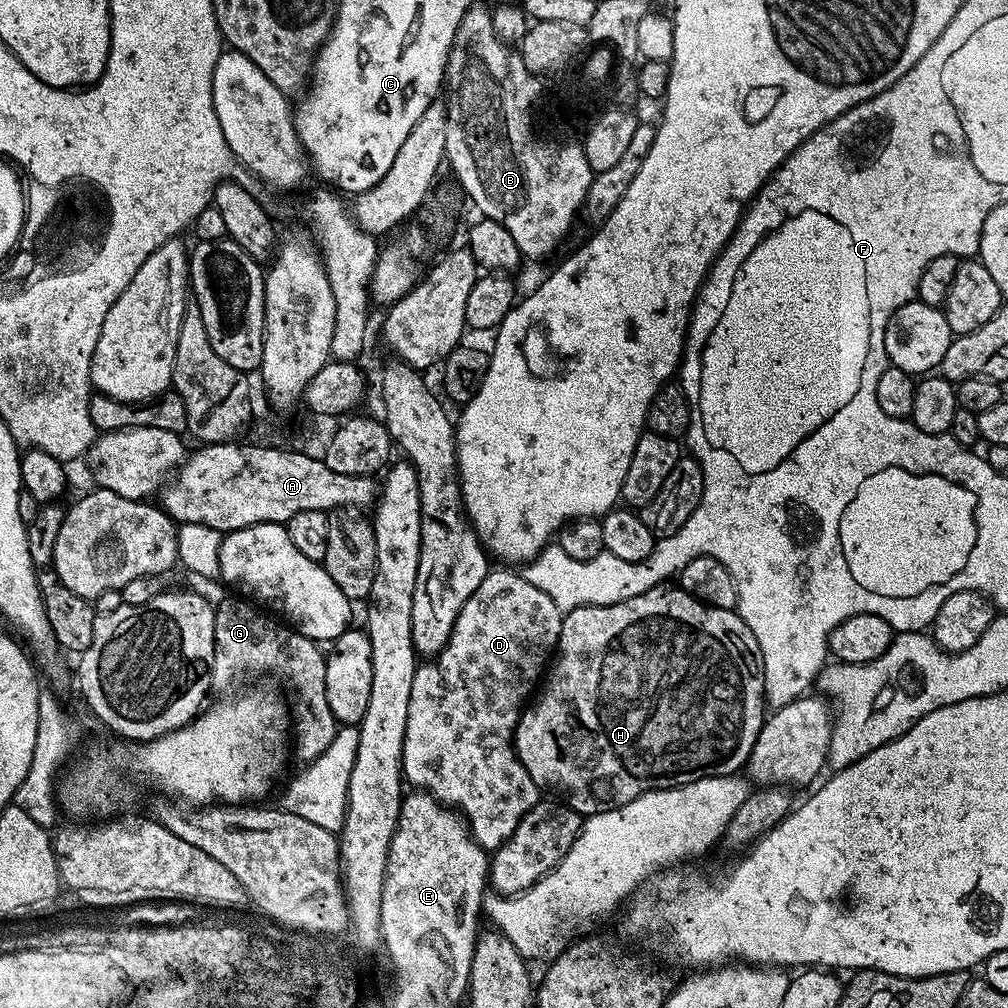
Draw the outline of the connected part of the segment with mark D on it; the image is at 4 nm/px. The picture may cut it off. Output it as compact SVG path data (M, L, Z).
M492 570L489 571L486 578L482 578L482 586L478 586L478 590L474 590L474 594L470 594L466 606L462 606L462 614L458 614L458 622L454 622L450 642L446 642L446 646L440 651L440 655L435 657L434 662L424 662L417 667L414 674L414 686L410 686L410 714L406 714L406 734L402 746L403 779L413 789L431 792L435 800L447 804L449 808L459 812L468 821L468 829L472 831L473 838L486 850L501 848L510 838L510 834L514 834L514 830L518 830L518 822L522 822L522 818L526 818L528 811L542 798L542 789L534 782L534 778L530 778L530 774L526 774L526 766L522 766L522 762L516 757L514 737L520 713L529 703L534 689L541 683L542 677L549 667L550 657L555 653L562 619L558 606L554 606L554 602L550 602L550 598L546 594L542 594L542 590L538 590L538 586L530 586L530 582L526 582L526 578L519 571L508 571L512 572Z

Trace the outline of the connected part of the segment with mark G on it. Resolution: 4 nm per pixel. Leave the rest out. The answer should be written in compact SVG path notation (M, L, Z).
M236 596L215 605L212 688L224 694L231 689L228 688L231 684L247 676L264 676L267 672L285 680L292 691L290 736L294 741L294 756L295 759L297 756L304 760L300 762L311 762L322 754L322 750L326 750L326 746L330 746L330 742L334 742L334 734L338 731L330 702L326 702L325 653L317 641L306 638L275 615L261 610L255 603Z

